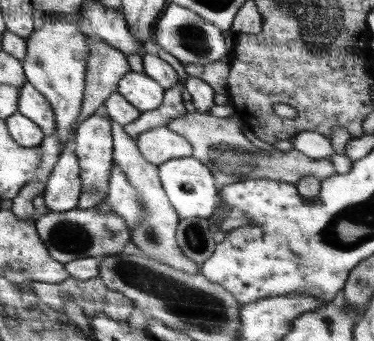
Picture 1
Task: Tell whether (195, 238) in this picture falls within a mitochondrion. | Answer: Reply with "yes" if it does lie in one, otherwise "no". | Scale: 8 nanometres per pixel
yes

